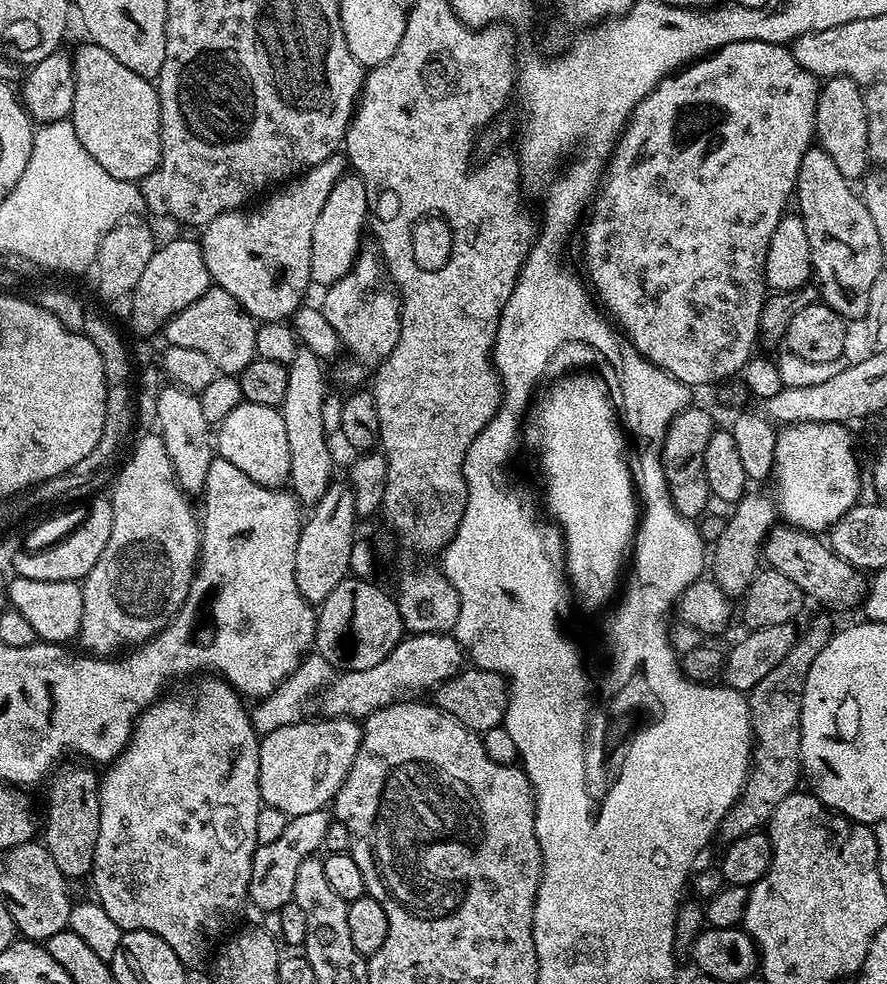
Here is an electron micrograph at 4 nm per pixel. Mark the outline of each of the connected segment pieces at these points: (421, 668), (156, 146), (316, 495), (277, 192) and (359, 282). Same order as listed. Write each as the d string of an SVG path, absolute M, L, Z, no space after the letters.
M417 632L415 634L408 634L401 639L398 646L394 646L394 650L390 650L390 654L386 654L386 658L382 658L382 662L378 662L378 666L370 666L370 670L350 670L349 672L340 672L339 674L333 675L329 679L328 683L320 689L318 695L315 697L314 704L320 707L319 715L324 718L351 718L357 722L363 721L370 714L374 714L378 710L382 710L386 706L391 704L399 704L407 701L409 698L416 698L419 692L431 693L440 684L444 684L447 680L451 680L452 677L458 675L460 671L465 667L466 664L466 653L464 647L458 643L455 635L447 632Z
M84 42L77 52L71 53L74 66L74 106L70 117L74 126L74 134L78 134L78 142L86 146L86 154L119 180L143 182L151 172L160 165L160 93L155 83L138 74L134 70L122 66L114 54L102 50L102 46Z
M303 346L297 347L294 354L294 362L287 364L288 377L286 378L286 398L280 403L279 409L282 414L282 422L286 422L286 439L290 446L290 474L288 475L288 484L290 491L301 505L311 506L317 504L326 494L329 485L334 482L332 476L332 452L328 449L330 436L324 432L322 424L322 404L326 393L324 387L324 368L325 361L317 358L310 349Z
M337 154L326 158L326 162L316 164L305 173L282 184L275 189L258 208L236 209L223 212L203 227L200 234L203 260L206 262L209 279L231 297L257 321L276 321L289 319L297 308L301 307L304 291L310 288L311 239L314 238L314 225L318 222L318 214L322 214L322 206L330 190L334 190L336 181L346 172L346 160Z
M361 250L354 266L350 266L350 270L342 274L338 282L327 285L325 292L328 293L324 296L322 311L326 322L334 326L346 352L361 364L344 364L337 370L336 376L344 384L363 385L370 376L370 372L364 368L375 369L381 360L391 354L394 346L398 346L400 302L397 293L386 283L386 272L379 255L368 250Z

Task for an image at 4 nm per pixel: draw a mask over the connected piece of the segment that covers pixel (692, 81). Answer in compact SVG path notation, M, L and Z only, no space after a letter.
M735 40L673 72L672 75L665 76L660 85L632 111L628 123L620 133L616 147L608 157L608 163L604 165L596 194L590 201L586 219L582 224L585 272L583 275L595 299L603 307L604 304L608 307L607 315L636 347L638 354L647 358L654 366L666 370L683 384L719 385L735 377L732 376L735 372L736 375L743 373L744 363L754 355L752 346L753 344L755 346L758 340L760 311L766 299L764 283L766 250L770 246L770 234L774 234L774 226L778 226L778 222L786 214L787 208L784 207L793 199L798 166L802 166L802 154L806 154L806 150L814 144L820 86L821 81L817 76L798 66L791 47L757 40Z

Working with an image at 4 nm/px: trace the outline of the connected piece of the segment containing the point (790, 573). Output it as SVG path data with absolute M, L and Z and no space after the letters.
M776 526L769 531L762 549L767 567L778 570L803 590L809 601L817 600L828 608L852 608L863 605L868 590L868 580L861 569L842 558L821 537L791 526Z

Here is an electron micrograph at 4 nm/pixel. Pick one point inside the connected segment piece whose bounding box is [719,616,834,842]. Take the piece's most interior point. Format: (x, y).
(775, 703)

